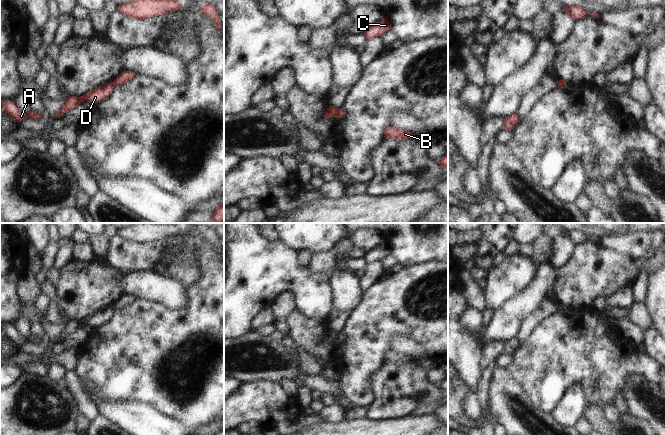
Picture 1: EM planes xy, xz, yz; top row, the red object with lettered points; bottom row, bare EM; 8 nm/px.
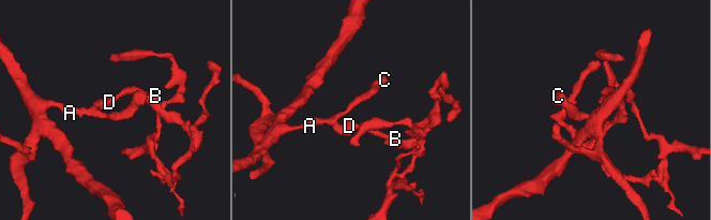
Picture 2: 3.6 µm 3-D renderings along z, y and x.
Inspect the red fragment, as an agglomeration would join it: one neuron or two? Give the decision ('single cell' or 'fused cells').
fused cells

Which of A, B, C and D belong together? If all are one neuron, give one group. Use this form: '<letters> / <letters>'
A C D / B

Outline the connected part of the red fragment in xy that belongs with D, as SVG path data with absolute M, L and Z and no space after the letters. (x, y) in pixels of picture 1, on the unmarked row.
M110 306L88 316L85 320L80 320L80 321L70 320L65 325L64 330L58 335L56 341L57 342L62 341L65 336L68 336L71 333L75 332L84 324L87 324L91 329L97 328L104 322L108 321L113 313L114 313L114 309Z

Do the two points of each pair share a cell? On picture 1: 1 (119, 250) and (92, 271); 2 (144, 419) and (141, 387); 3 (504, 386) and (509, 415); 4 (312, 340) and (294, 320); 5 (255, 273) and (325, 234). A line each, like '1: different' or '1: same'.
1: different
2: different
3: same
4: same
5: different

